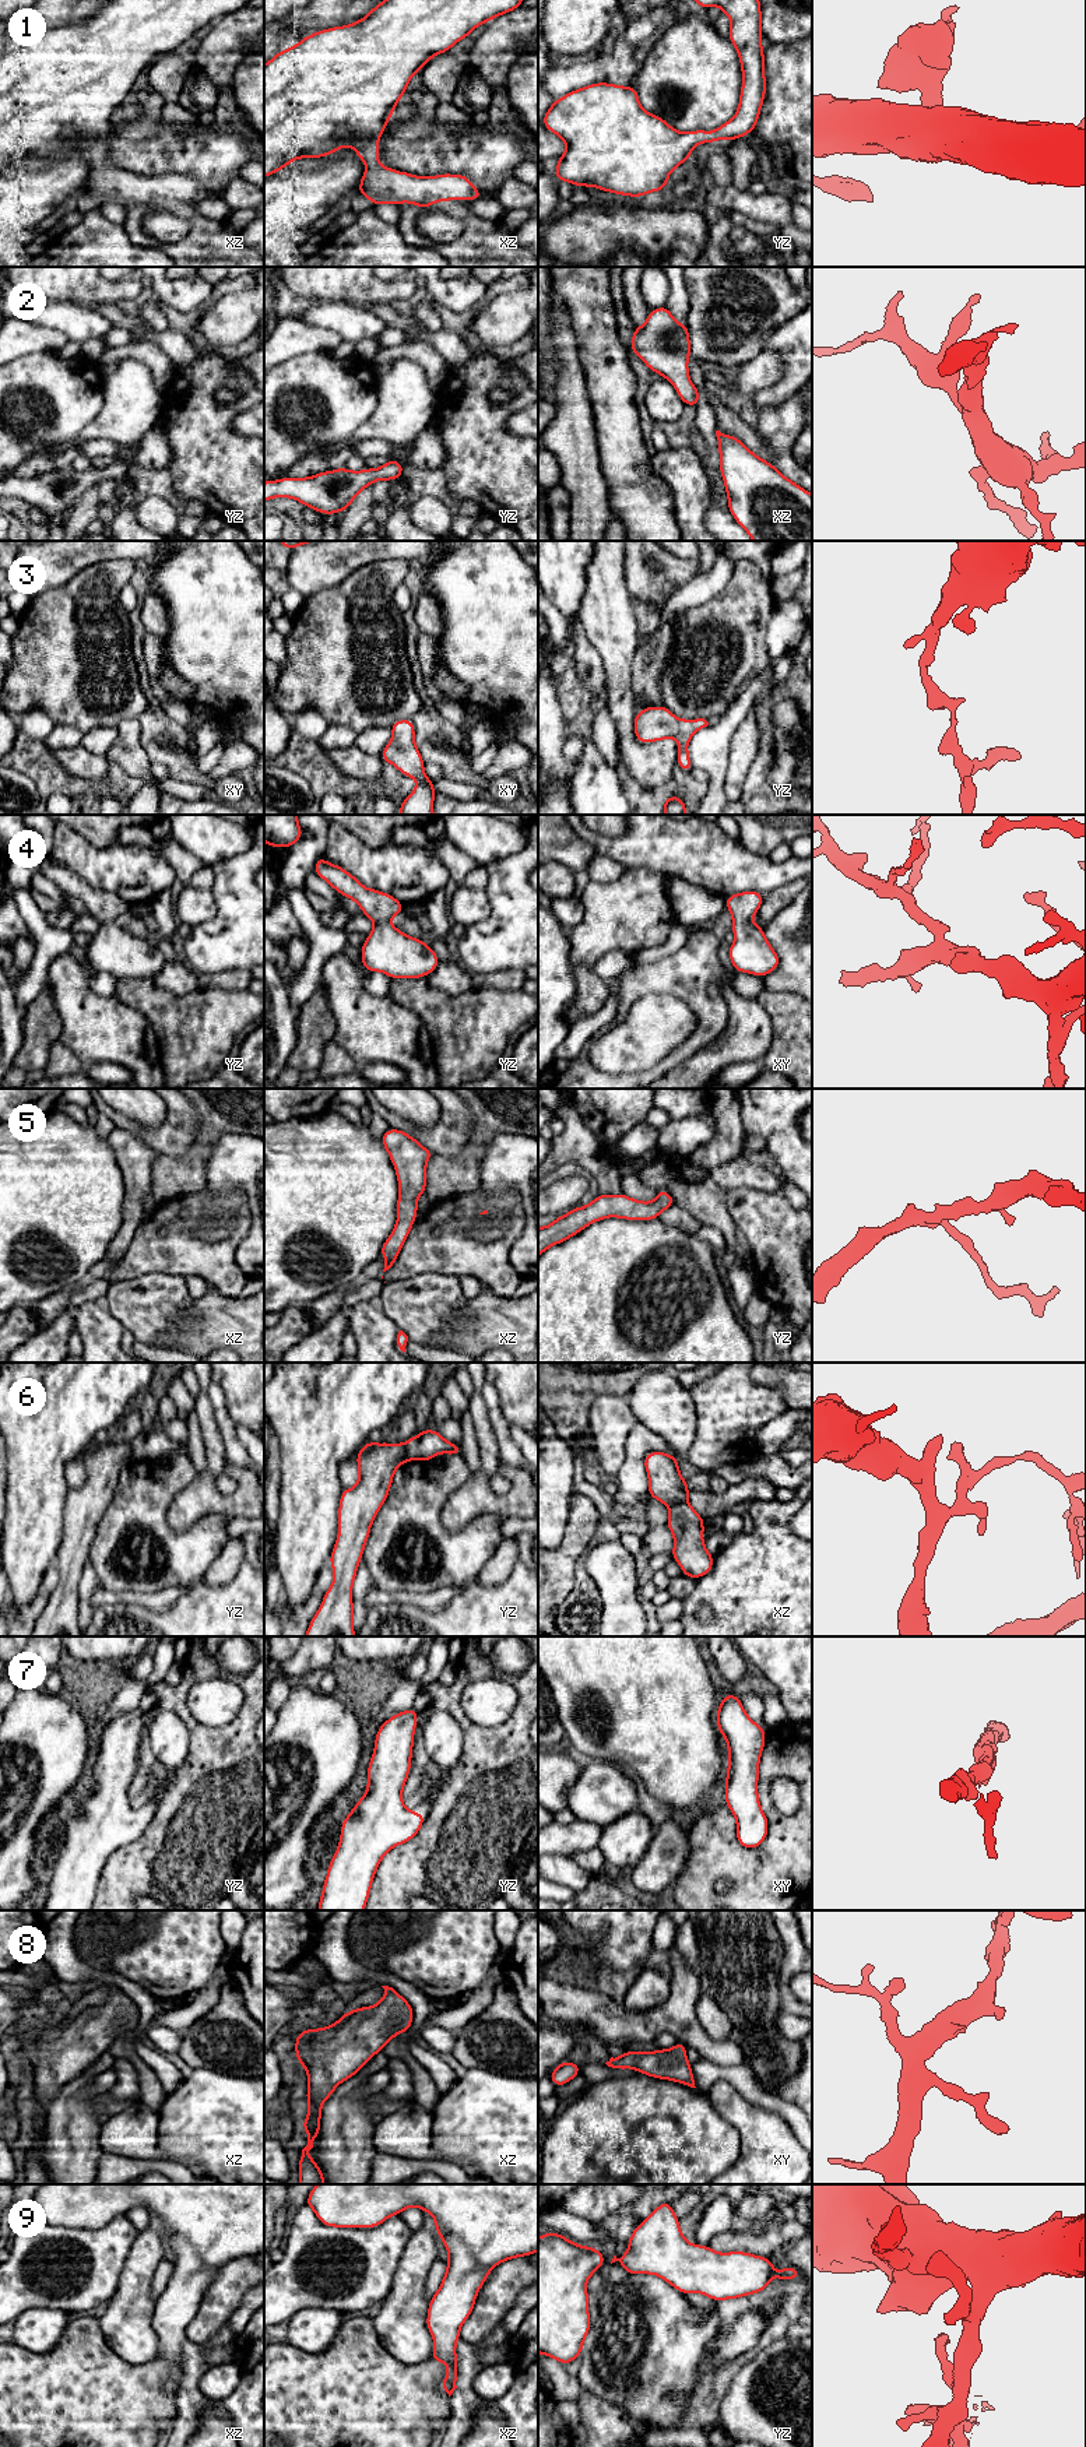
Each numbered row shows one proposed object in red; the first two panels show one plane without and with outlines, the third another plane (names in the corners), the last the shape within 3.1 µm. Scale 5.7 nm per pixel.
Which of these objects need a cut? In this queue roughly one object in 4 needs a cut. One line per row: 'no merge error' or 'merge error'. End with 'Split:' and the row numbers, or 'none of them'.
1: no merge error
2: no merge error
3: no merge error
4: no merge error
5: no merge error
6: merge error
7: no merge error
8: no merge error
9: no merge error
Split: 6

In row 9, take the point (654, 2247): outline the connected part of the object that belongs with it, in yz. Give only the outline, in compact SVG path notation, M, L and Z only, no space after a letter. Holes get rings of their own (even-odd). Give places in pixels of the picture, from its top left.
M669 2201L640 2222L628 2244L629 2250L621 2258L614 2256L611 2264L618 2261L629 2275L657 2275L683 2295L703 2293L716 2302L759 2293L774 2275L779 2281L801 2278L794 2267L776 2272L767 2257L717 2253L709 2246L689 2243Z

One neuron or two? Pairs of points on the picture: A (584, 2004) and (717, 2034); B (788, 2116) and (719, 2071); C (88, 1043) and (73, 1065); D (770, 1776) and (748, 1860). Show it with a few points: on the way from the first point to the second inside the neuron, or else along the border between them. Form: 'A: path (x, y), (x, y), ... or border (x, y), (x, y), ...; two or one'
A: border (698, 1999), (700, 2027), (712, 2039), (726, 2041); two
B: path (772, 2102), (761, 2098), (735, 2074); one
C: border (60, 1039), (84, 1065); two
D: path (765, 1799), (775, 1817), (775, 1841), (770, 1845); one

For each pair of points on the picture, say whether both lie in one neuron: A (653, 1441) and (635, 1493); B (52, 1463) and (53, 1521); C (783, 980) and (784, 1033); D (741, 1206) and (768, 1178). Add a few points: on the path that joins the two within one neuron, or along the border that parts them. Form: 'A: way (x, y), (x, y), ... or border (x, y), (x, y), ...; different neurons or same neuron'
A: way (640, 1452), (635, 1458), (635, 1480); same neuron
B: way (52, 1477), (52, 1507); same neuron
C: border (765, 987), (772, 991), (791, 991), (797, 995); different neurons
D: border (726, 1191), (756, 1188), (780, 1194); different neurons

